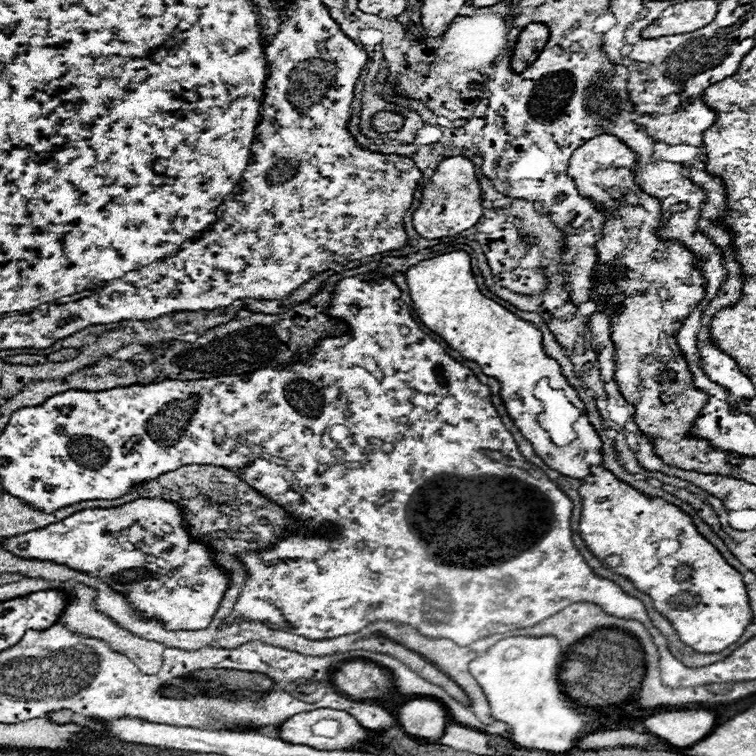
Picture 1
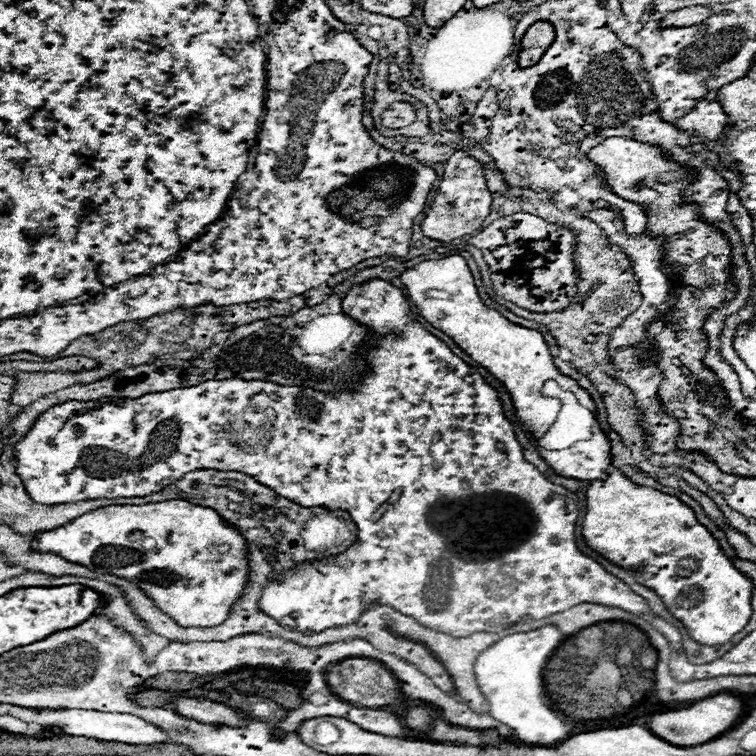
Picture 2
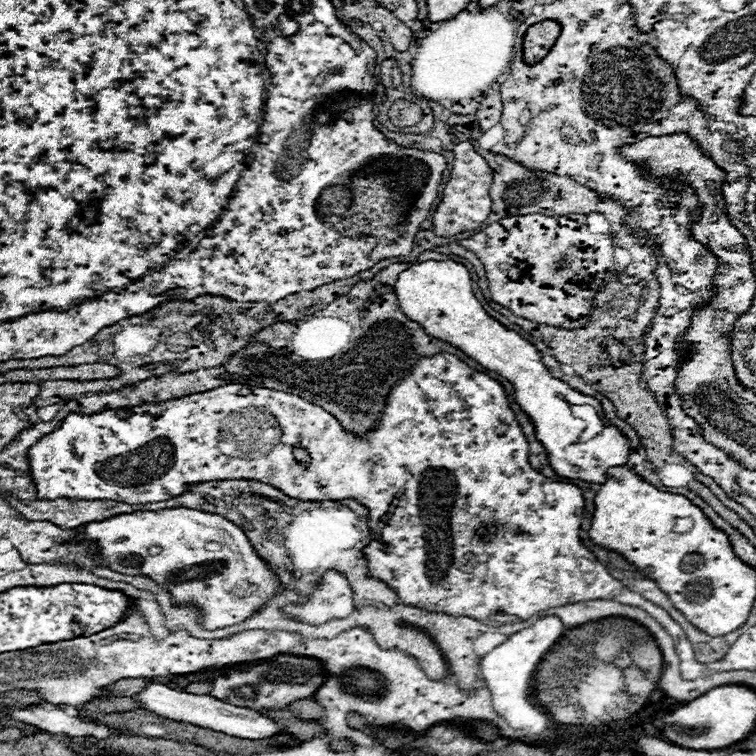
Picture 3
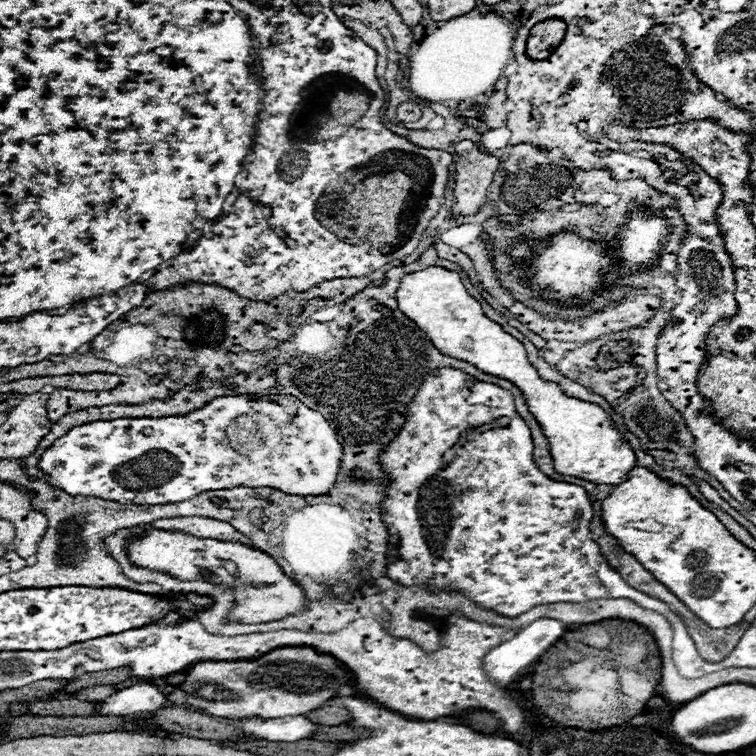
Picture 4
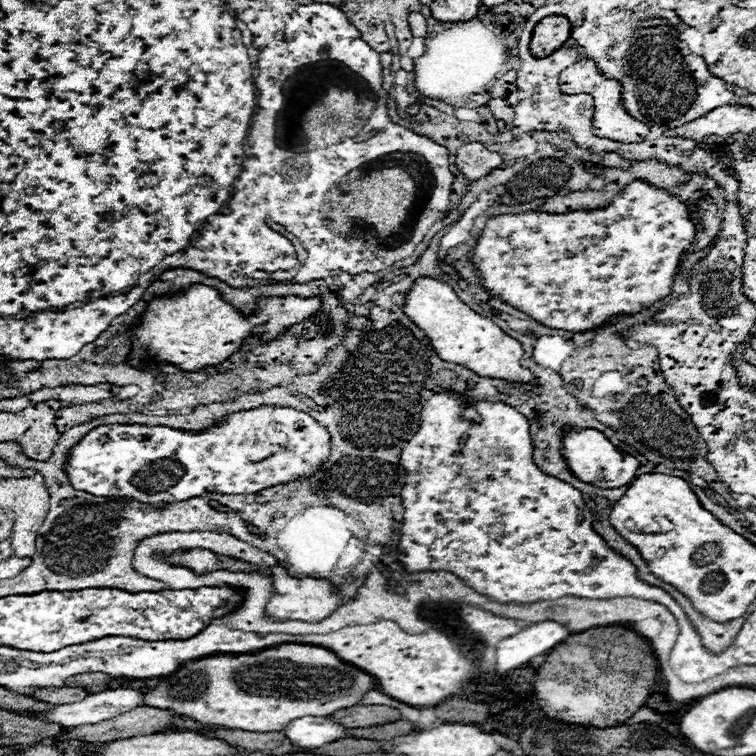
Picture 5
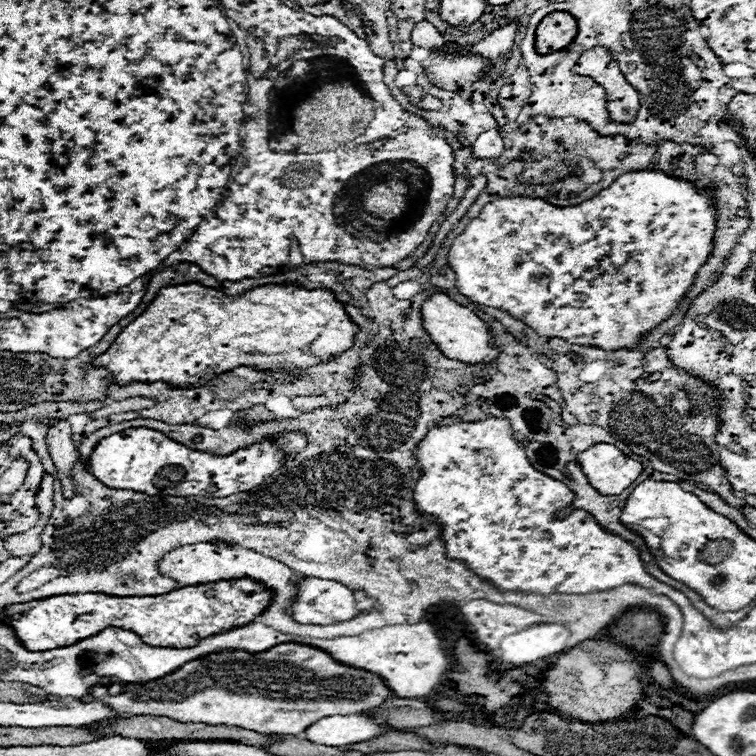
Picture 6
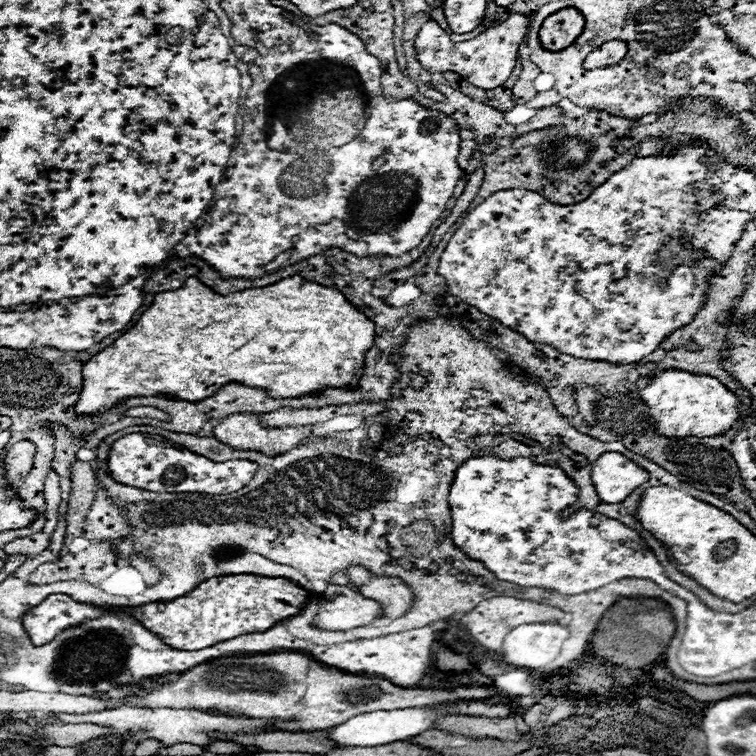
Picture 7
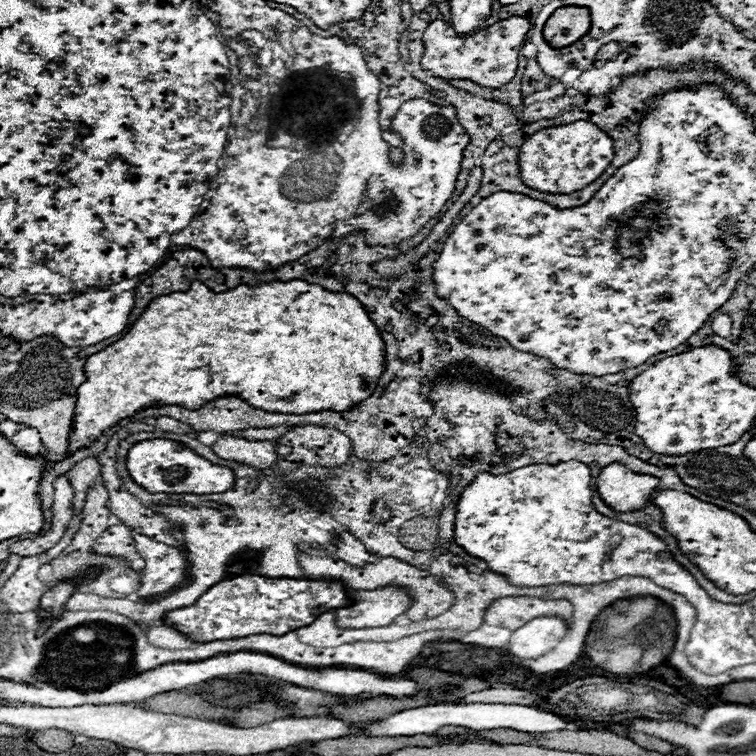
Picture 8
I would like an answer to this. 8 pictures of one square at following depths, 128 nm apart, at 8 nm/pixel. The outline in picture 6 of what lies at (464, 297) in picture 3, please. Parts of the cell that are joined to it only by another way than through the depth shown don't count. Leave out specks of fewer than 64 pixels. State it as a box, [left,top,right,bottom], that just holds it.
[422,294,644,496]

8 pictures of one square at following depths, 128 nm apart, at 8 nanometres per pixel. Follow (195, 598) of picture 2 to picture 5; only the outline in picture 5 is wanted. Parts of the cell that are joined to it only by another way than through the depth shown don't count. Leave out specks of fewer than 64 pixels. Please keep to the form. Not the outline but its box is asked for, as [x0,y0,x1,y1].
[170,550,342,622]

